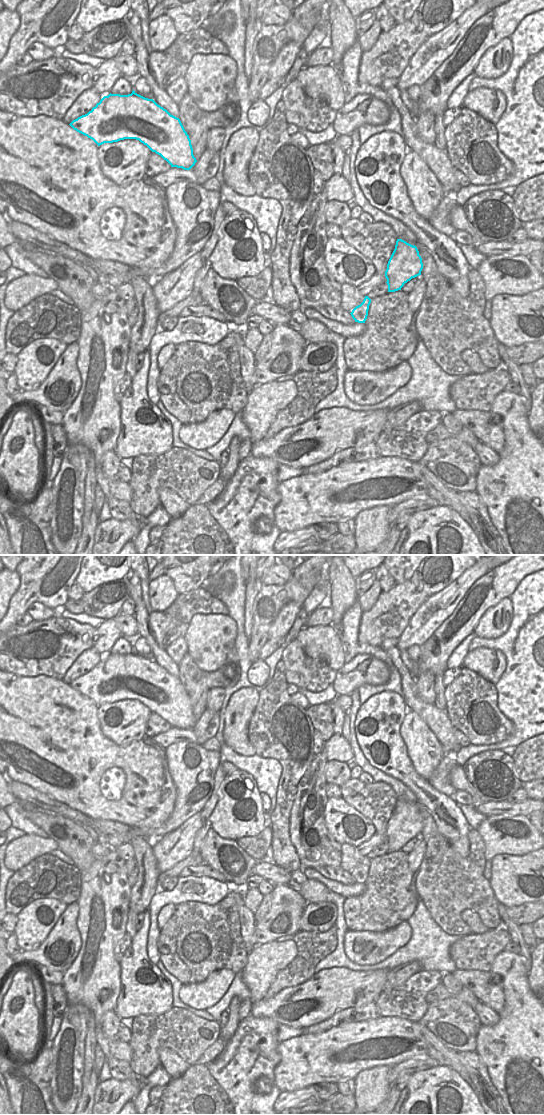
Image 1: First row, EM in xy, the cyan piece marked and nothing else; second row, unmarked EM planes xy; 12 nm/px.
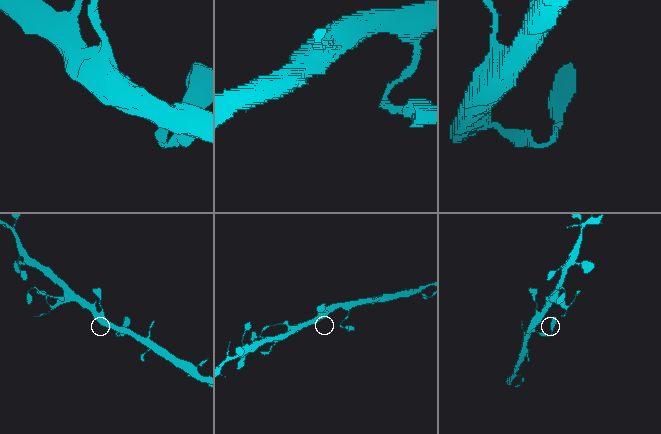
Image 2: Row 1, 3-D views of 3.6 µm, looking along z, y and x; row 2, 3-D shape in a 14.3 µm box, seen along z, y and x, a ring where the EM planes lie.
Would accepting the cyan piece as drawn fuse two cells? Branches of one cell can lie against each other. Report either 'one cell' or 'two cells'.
one cell

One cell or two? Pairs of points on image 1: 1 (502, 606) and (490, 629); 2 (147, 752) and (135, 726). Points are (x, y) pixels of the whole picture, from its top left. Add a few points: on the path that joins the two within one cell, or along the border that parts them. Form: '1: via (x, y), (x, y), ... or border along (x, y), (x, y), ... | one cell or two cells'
1: via (496, 610), (492, 616), (492, 623) | one cell
2: border along (145, 735), (125, 745), (118, 745) | two cells

